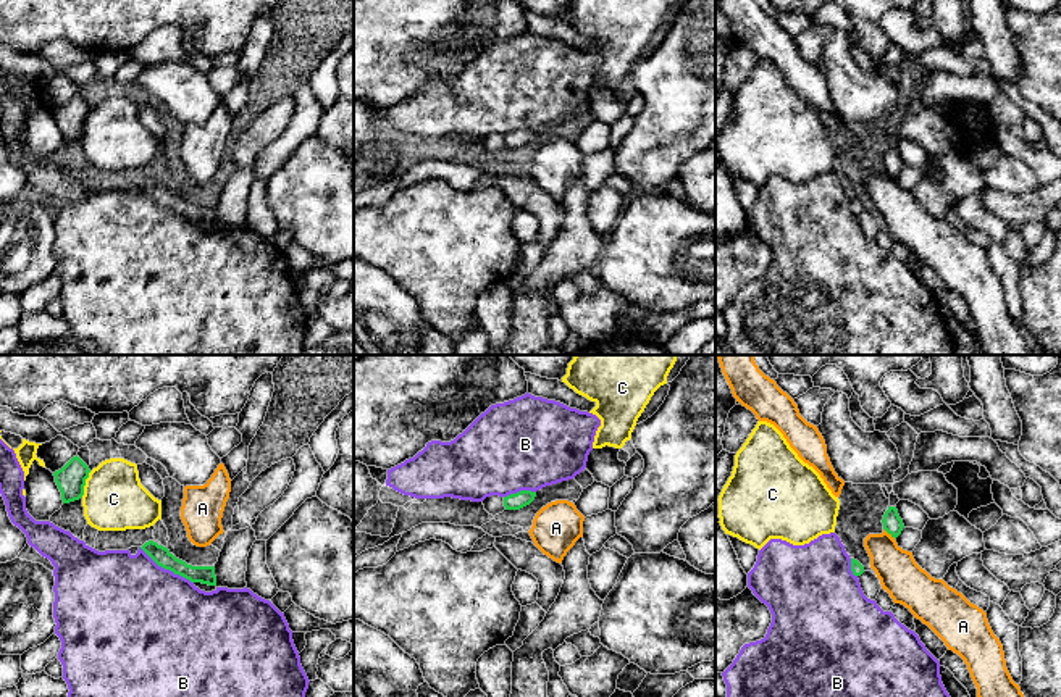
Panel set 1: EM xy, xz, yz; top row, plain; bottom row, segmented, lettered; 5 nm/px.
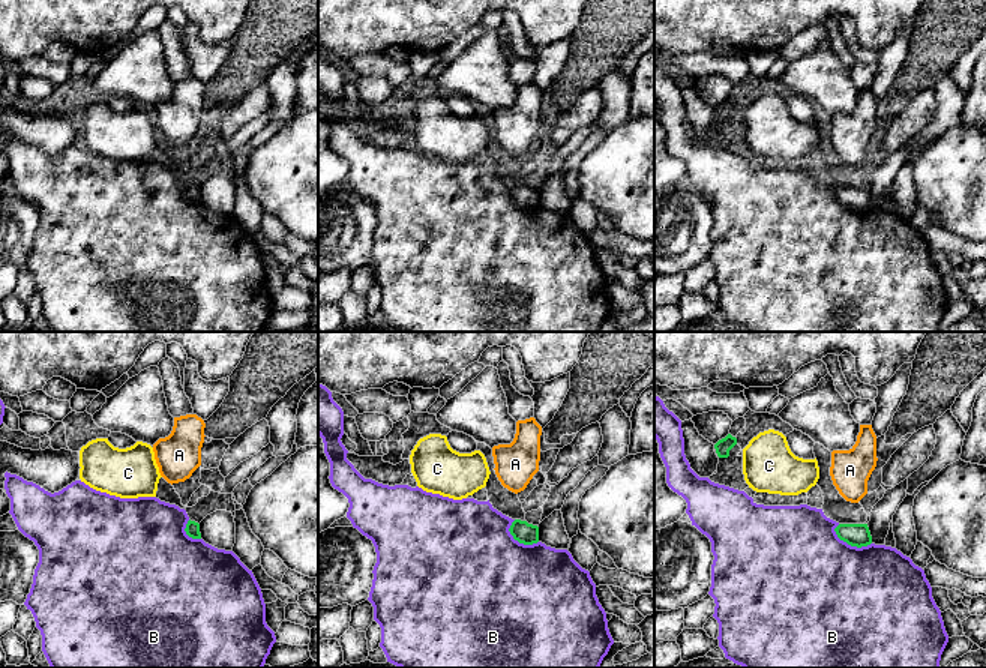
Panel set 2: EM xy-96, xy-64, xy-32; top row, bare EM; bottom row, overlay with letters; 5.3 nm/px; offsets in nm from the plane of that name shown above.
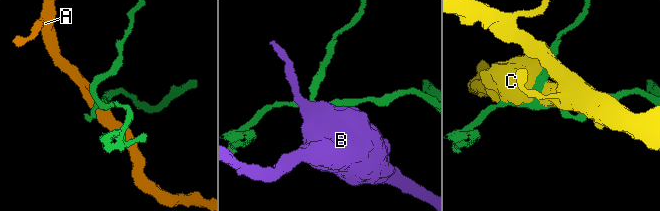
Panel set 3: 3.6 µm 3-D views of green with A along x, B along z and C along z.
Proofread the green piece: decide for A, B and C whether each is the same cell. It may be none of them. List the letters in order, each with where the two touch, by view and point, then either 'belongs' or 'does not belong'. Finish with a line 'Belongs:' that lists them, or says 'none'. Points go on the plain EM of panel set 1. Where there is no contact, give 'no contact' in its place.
A: yz (890, 171) | does not belong
B: xy (167, 207) | does not belong
C: xy (84, 123) | does not belong
Belongs: none

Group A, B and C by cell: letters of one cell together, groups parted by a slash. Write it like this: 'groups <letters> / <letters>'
groups A / B / C

